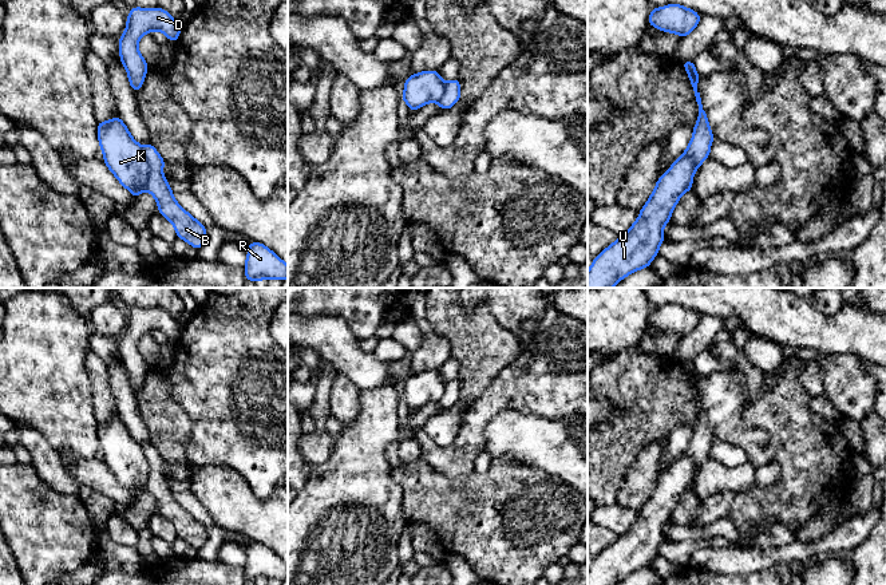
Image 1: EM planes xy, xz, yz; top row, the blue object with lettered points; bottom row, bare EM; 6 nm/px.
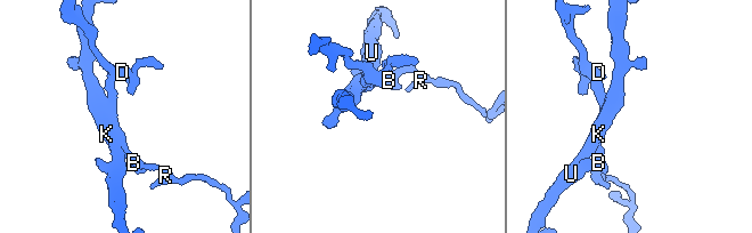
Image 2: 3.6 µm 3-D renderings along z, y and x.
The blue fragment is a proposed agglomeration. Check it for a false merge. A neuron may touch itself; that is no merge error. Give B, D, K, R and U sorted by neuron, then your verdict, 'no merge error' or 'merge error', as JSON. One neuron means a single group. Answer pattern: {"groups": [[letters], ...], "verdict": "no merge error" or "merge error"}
{"groups": [["B", "D", "R"], ["K", "U"]], "verdict": "merge error"}

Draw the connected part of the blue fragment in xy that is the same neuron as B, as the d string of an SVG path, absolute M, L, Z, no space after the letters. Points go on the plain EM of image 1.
M149 443L142 446L142 450L149 465L146 490L155 498L159 514L173 523L177 537L185 539L193 548L201 549L207 539L205 526L175 501L170 485L162 473L166 462L157 448Z

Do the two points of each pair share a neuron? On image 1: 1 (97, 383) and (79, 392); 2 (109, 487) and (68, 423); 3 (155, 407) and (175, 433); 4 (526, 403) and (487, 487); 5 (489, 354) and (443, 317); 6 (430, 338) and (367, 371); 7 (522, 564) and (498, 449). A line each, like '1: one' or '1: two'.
1: two
2: two
3: one
4: two
5: one
6: two
7: two

